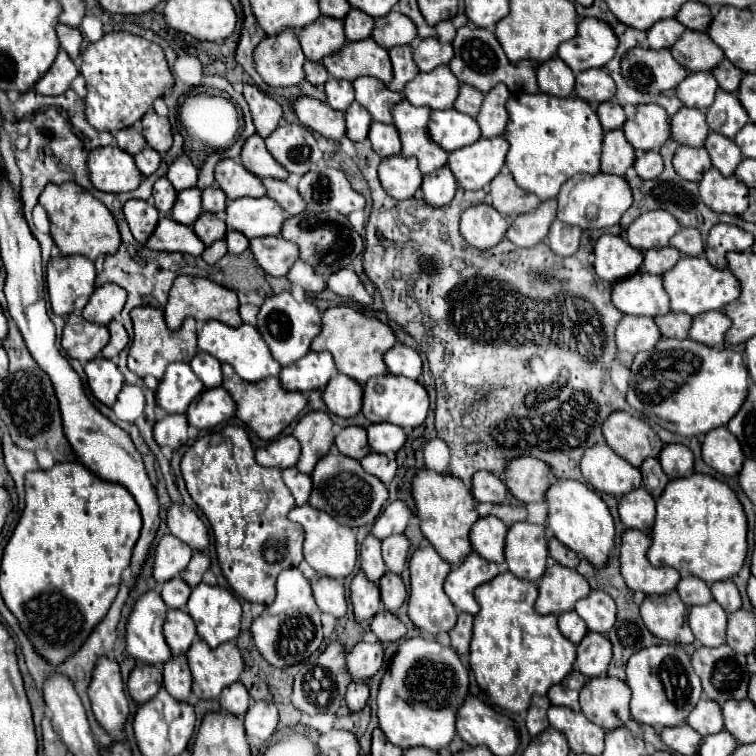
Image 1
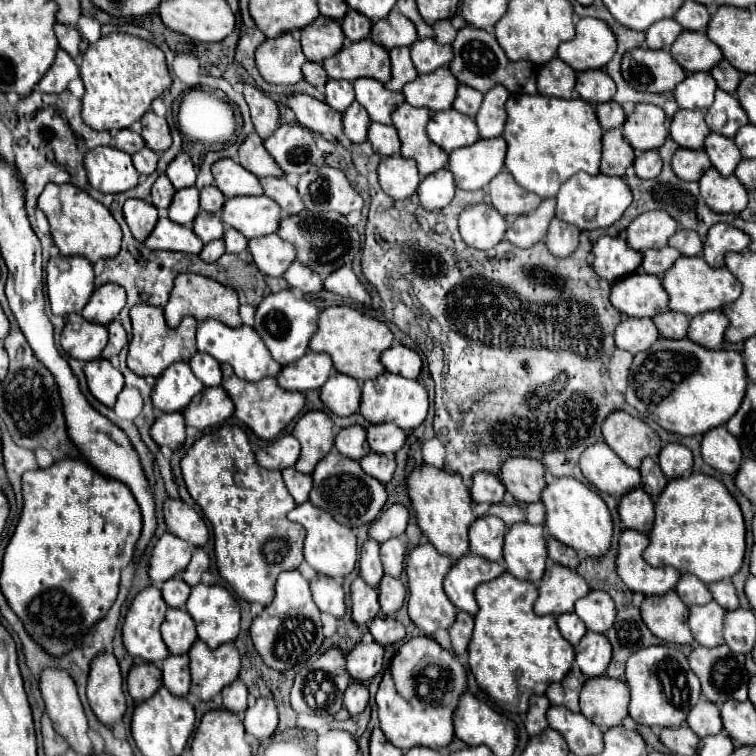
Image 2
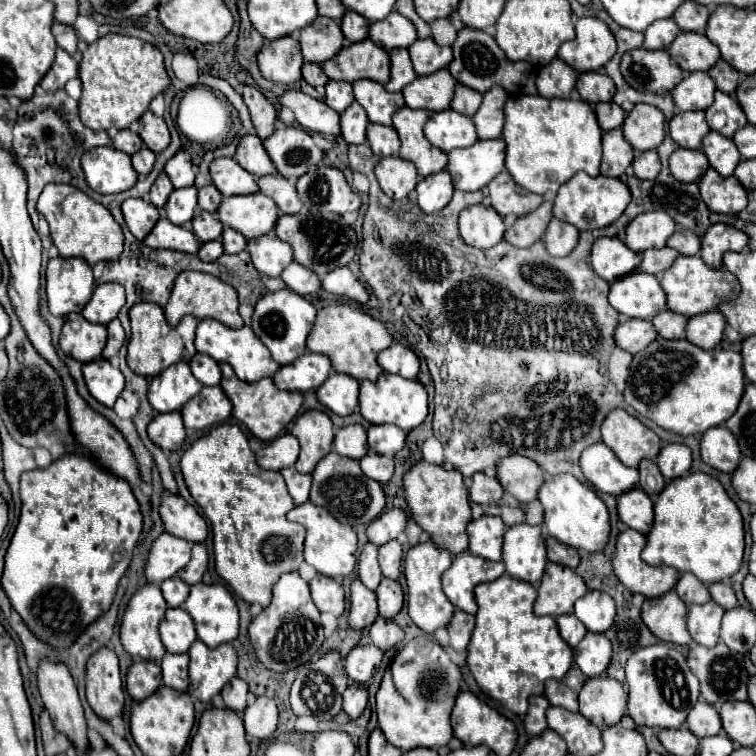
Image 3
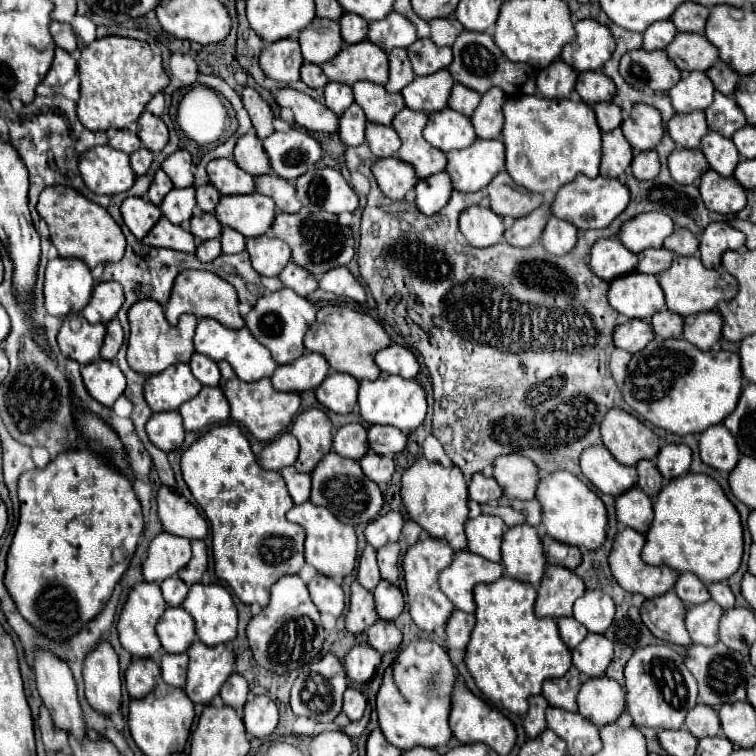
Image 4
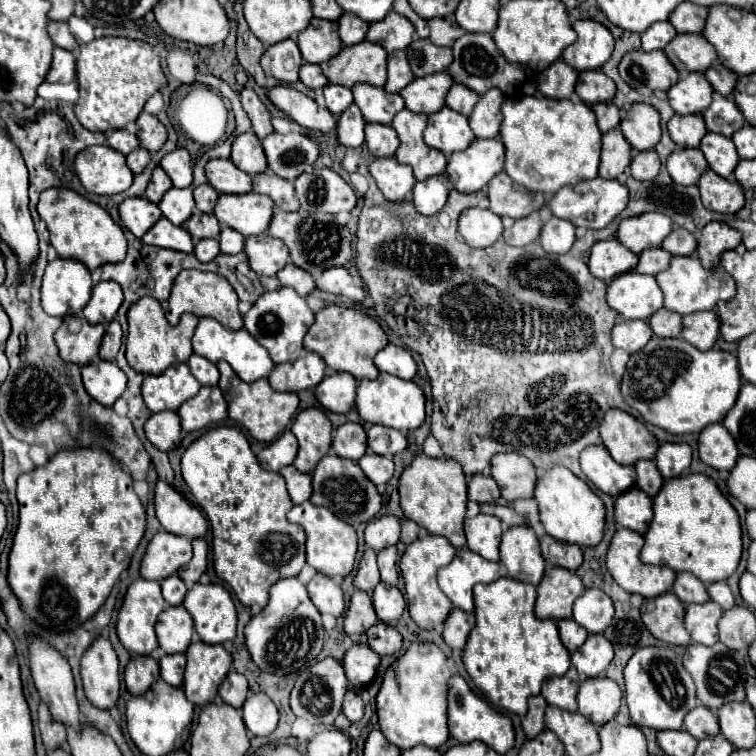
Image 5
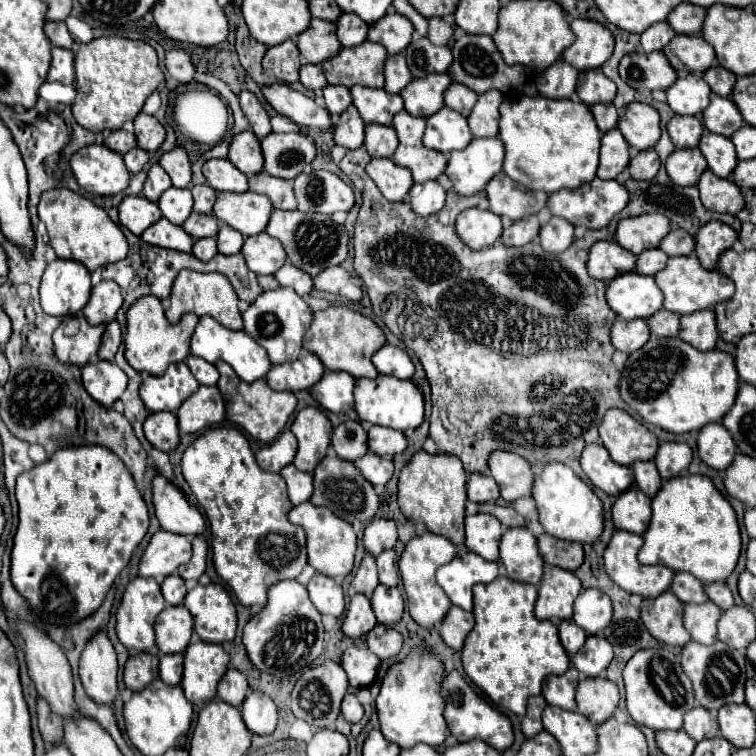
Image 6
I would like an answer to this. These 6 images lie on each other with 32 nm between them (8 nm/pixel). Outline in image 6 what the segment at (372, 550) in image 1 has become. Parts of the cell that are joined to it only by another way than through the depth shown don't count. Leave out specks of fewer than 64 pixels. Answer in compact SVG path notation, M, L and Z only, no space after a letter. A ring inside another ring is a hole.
M366 552L364 554L364 560L352 580L352 588L360 594L366 594L366 596L372 596L374 588L378 586L378 568L376 568L376 558Z

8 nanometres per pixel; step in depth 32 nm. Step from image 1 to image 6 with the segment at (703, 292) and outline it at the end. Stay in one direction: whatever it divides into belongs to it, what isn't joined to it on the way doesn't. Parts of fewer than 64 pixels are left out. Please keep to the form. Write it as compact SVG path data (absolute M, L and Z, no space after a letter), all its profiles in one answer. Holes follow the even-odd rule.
M696 254L670 258L668 268L664 268L664 272L658 272L654 278L664 294L664 308L680 316L714 308L718 302L730 300L734 296L734 282L720 270L704 270L700 266L700 260L696 260Z

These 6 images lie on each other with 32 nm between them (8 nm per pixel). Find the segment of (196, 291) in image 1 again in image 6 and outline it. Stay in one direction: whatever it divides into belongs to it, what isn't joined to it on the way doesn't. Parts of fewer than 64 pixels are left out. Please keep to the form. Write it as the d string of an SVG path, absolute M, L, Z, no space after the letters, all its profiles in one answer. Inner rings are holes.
M182 270L178 278L174 280L172 294L170 294L170 306L166 310L166 318L176 324L182 314L192 312L196 316L212 316L218 320L222 326L230 330L242 330L242 316L238 312L238 296L228 284L228 280L220 274L202 274L196 270Z

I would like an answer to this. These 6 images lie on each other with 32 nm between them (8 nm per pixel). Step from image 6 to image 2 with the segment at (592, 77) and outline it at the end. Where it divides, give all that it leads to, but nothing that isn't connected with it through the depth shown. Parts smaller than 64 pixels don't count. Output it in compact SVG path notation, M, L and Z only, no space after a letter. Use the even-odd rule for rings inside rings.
M586 70L576 76L576 92L582 100L600 104L614 98L616 84L604 70Z

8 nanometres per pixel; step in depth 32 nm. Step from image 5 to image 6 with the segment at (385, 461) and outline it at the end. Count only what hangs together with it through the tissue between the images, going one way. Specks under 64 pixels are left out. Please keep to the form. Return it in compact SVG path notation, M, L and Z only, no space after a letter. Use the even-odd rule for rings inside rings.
M374 452L364 454L364 458L356 460L354 464L356 464L356 468L360 468L364 478L368 478L368 482L372 482L374 486L384 486L394 474L392 458L376 456Z

